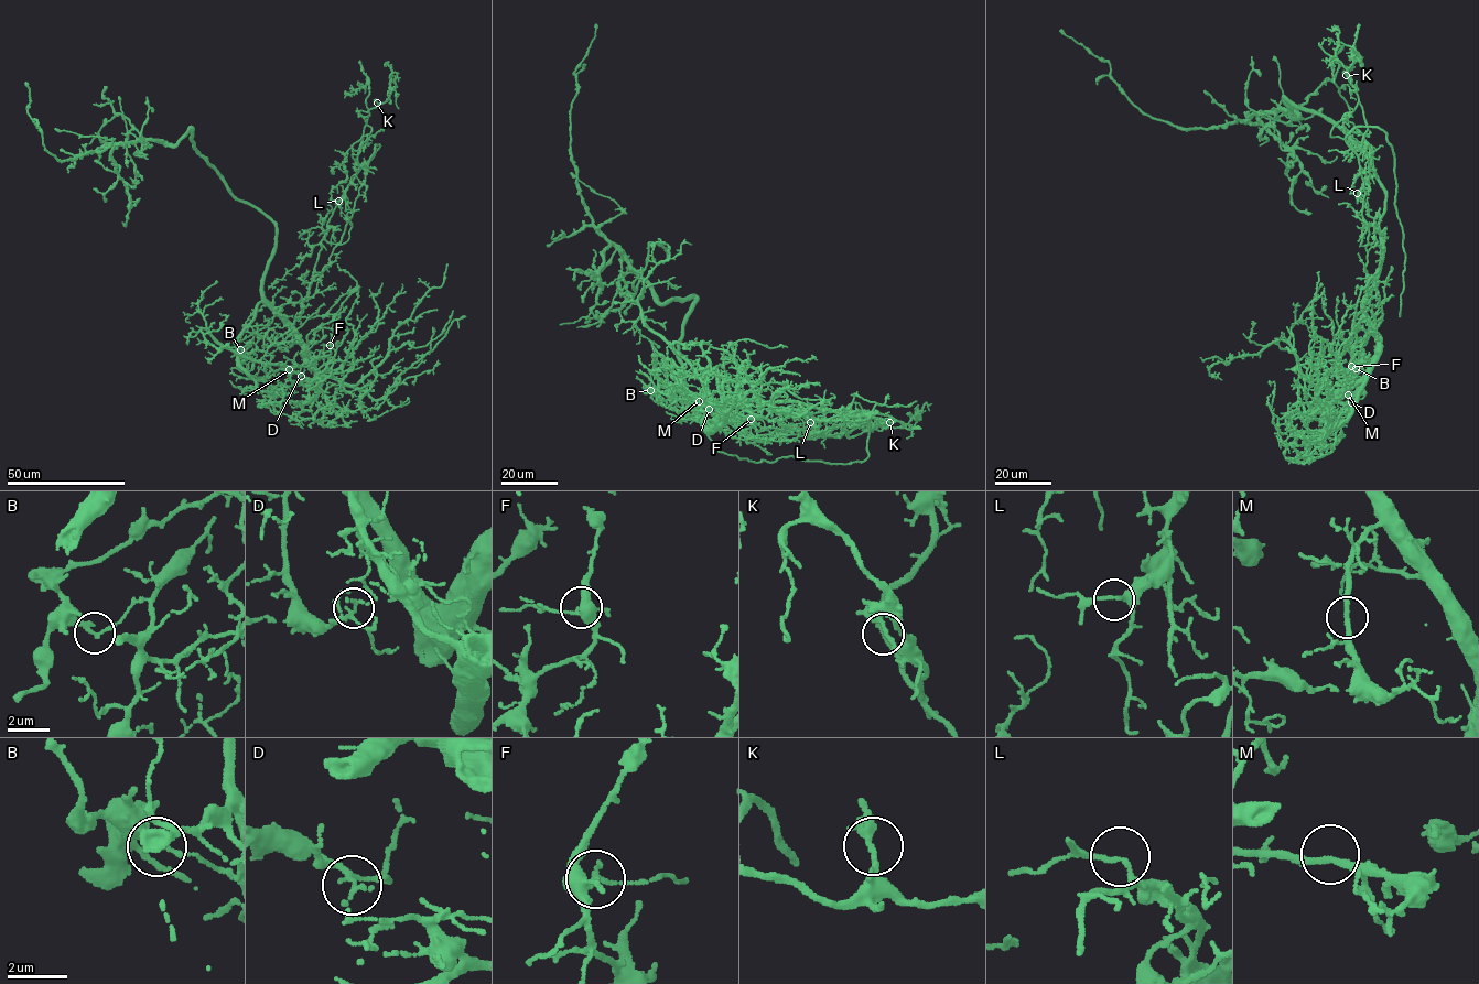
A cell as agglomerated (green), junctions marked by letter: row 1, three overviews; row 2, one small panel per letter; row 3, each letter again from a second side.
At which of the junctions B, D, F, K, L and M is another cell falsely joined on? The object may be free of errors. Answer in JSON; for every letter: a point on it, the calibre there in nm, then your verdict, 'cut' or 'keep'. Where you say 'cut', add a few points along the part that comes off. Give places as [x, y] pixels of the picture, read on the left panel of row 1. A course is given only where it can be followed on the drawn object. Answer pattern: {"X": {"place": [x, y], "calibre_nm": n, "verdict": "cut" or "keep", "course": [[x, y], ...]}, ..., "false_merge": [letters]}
{"B": {"place": [240, 349], "calibre_nm": 170, "verdict": "cut", "course": [[240, 349], [330, 263], [380, 146], [335, 207], [299, 303]]}, "D": {"place": [301, 376], "calibre_nm": 200, "verdict": "keep"}, "F": {"place": [330, 345], "calibre_nm": 200, "verdict": "keep"}, "K": {"place": [377, 103], "calibre_nm": 190, "verdict": "keep"}, "L": {"place": [338, 201], "calibre_nm": 190, "verdict": "keep"}, "M": {"place": [289, 369], "calibre_nm": 220, "verdict": "keep"}, "false_merge": ["B"]}

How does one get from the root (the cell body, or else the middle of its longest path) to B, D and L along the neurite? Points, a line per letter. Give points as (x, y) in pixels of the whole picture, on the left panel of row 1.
B: (276, 235), (274, 253), (265, 277), (261, 301), (252, 322), (238, 338), (239, 348), (247, 347), (240, 349)
D: (276, 235), (274, 253), (262, 289), (262, 301), (279, 315), (301, 346), (303, 361), (288, 370), (301, 376)
L: (276, 235), (261, 290), (277, 307), (303, 299), (311, 280), (330, 263), (363, 184), (355, 174), (338, 201)

